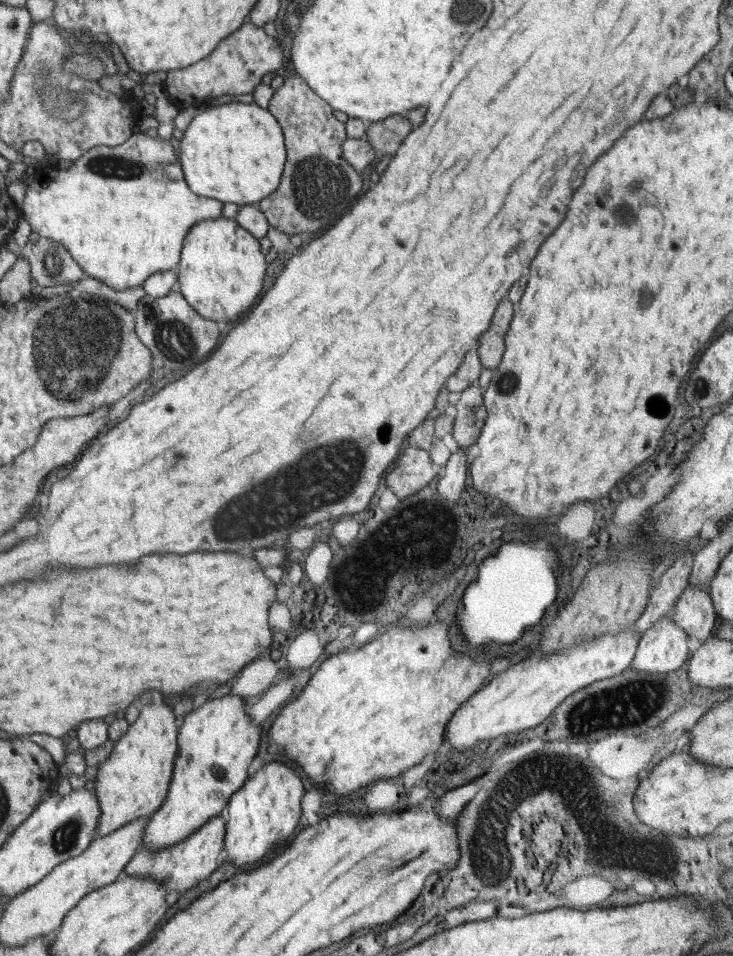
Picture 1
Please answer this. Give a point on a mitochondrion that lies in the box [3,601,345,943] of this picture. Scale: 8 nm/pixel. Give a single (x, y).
(65, 837)

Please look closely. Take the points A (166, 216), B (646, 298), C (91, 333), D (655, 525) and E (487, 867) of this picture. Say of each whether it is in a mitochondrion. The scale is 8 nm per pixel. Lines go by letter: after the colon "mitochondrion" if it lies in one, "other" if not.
A: other
B: mitochondrion
C: mitochondrion
D: mitochondrion
E: mitochondrion

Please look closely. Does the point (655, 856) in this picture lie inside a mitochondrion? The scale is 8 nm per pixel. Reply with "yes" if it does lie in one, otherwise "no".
yes

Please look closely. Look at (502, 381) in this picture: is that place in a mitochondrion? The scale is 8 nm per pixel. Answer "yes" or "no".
yes

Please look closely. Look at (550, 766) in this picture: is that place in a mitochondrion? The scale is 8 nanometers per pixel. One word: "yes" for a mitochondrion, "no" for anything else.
yes

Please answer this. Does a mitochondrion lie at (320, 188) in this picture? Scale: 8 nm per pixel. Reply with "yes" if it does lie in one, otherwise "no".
yes

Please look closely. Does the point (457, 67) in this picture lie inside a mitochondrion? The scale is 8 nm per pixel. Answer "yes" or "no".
no

